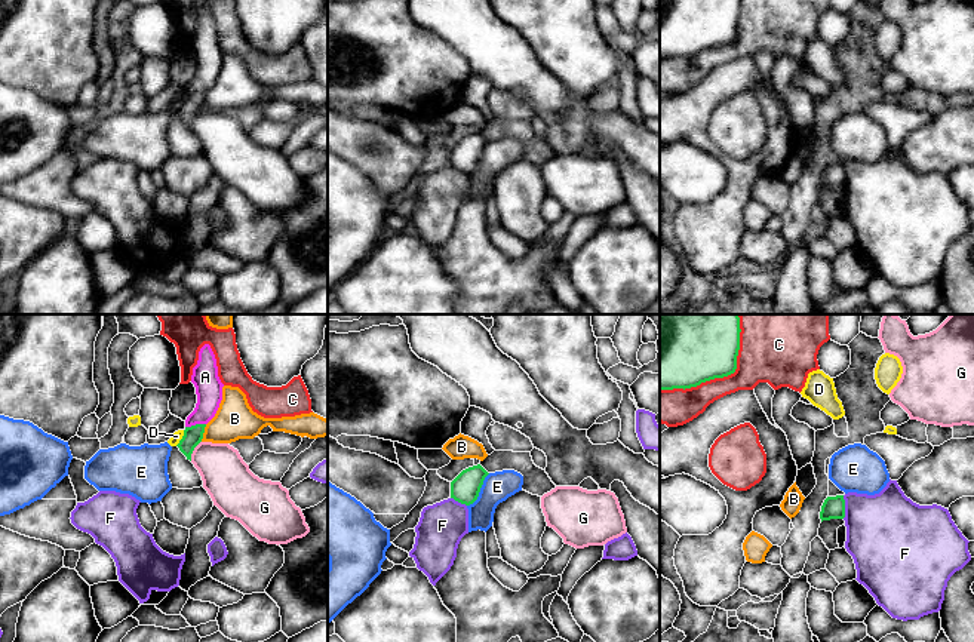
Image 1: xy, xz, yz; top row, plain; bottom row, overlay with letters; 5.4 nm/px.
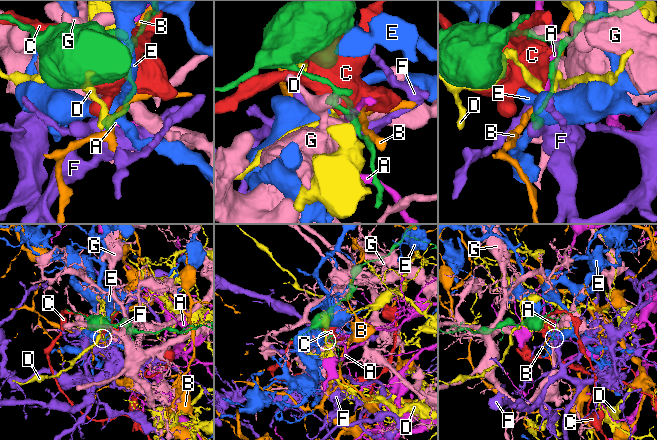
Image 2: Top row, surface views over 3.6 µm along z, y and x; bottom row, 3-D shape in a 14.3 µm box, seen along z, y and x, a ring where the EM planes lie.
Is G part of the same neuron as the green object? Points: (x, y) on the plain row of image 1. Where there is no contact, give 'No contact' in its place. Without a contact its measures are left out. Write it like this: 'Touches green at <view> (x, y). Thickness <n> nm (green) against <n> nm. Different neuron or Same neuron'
Touches green at xy (193, 117). Thickness 100 nm (green) against 260 nm. Different neuron

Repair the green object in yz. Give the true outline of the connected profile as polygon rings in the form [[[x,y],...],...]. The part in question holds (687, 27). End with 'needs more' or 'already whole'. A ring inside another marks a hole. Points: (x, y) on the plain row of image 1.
[[[660,0],[660,58],[691,56],[735,40],[740,0]]]; already whole

